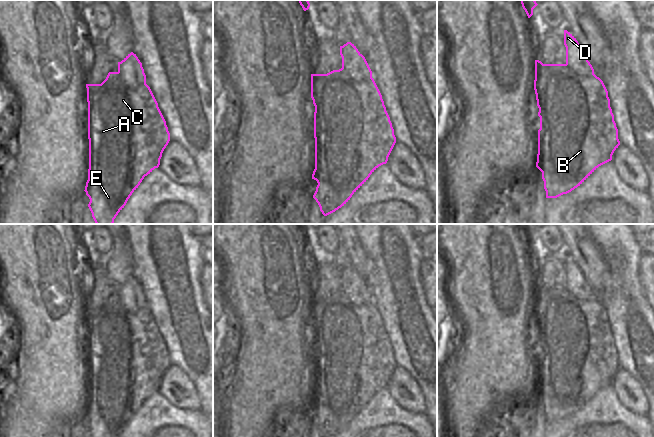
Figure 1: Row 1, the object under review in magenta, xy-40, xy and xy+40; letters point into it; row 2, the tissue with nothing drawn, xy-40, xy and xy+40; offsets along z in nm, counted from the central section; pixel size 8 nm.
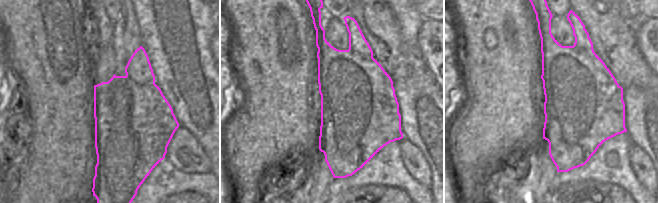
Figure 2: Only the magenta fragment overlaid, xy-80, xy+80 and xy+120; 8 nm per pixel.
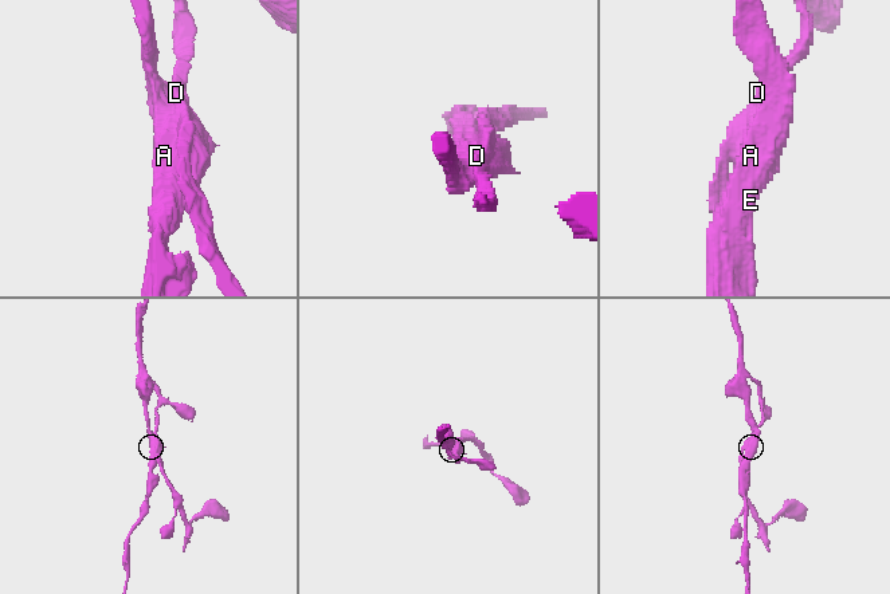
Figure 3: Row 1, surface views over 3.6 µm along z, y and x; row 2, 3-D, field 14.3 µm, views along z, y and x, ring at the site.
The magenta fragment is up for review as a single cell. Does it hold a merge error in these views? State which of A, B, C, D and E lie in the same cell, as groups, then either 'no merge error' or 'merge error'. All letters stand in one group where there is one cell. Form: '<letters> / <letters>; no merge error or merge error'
A B C E / D; merge error

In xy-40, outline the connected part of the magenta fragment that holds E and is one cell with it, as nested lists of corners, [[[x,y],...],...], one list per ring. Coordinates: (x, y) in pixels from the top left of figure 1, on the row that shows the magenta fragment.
[[[109,72],[106,79],[101,84],[86,84],[87,102],[88,102],[88,139],[89,139],[89,169],[88,180],[85,186],[86,195],[90,202],[88,207],[92,213],[92,217],[96,224],[113,224],[118,213],[124,208],[132,193],[138,188],[145,176],[150,174],[160,165],[162,153],[170,141],[170,133],[166,125],[166,121],[158,107],[158,103],[150,89],[145,84],[135,90],[124,85],[120,79],[119,72]]]

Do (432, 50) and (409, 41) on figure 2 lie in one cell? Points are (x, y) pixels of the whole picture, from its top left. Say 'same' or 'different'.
different

